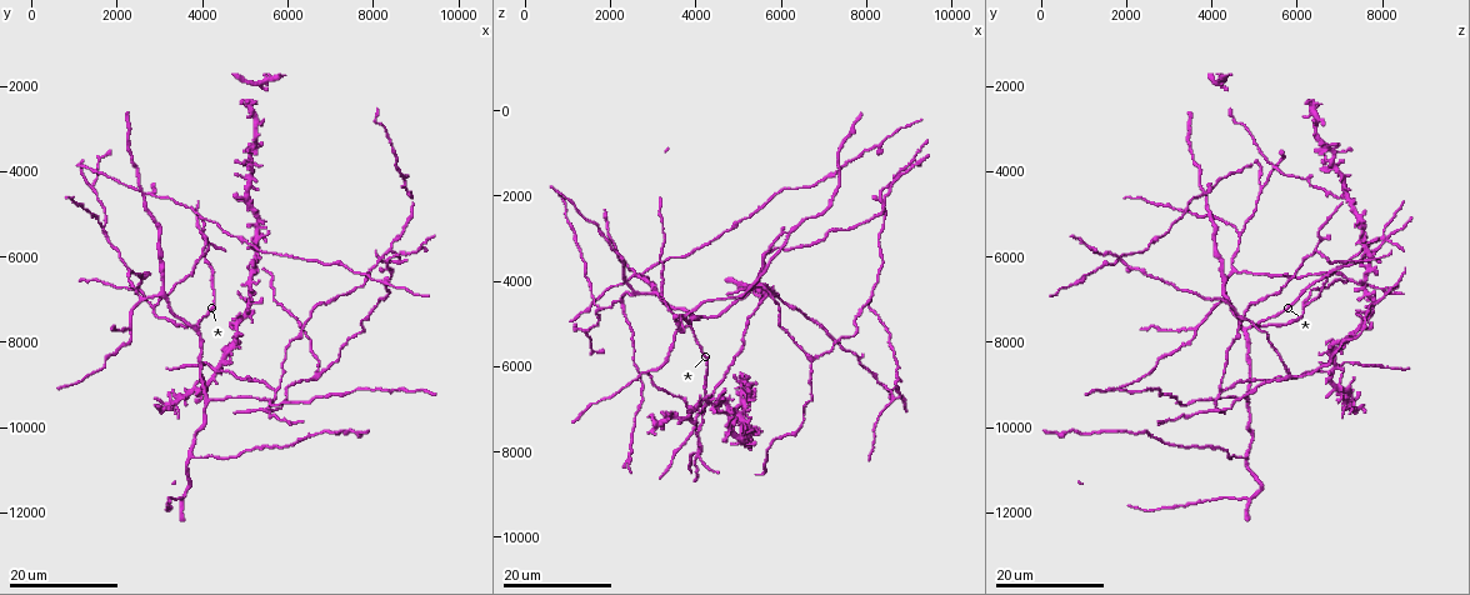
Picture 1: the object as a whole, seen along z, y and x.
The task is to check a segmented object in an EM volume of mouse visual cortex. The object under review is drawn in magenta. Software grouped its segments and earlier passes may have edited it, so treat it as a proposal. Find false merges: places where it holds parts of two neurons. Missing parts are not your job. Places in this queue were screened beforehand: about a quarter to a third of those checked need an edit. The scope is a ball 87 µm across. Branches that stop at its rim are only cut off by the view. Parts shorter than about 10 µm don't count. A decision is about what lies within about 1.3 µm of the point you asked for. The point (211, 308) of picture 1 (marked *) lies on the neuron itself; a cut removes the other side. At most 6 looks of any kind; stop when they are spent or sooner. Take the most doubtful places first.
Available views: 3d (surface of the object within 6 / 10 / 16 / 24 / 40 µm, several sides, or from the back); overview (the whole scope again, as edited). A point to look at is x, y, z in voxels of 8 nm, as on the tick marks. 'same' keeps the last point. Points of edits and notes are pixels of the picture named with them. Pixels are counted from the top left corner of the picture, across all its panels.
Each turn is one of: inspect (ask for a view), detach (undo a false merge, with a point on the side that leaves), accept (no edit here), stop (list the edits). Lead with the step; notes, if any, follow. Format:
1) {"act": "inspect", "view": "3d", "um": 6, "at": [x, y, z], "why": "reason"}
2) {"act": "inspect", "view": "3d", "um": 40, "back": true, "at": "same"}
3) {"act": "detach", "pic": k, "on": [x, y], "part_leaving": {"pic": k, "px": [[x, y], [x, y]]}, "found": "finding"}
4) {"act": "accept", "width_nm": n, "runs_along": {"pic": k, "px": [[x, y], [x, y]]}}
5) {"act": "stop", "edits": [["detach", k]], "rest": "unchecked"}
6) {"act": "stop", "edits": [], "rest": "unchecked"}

{"act": "inspect", "view": "3d", "um": 16, "at": [6750, 8750, 5900], "why": "a fork"}

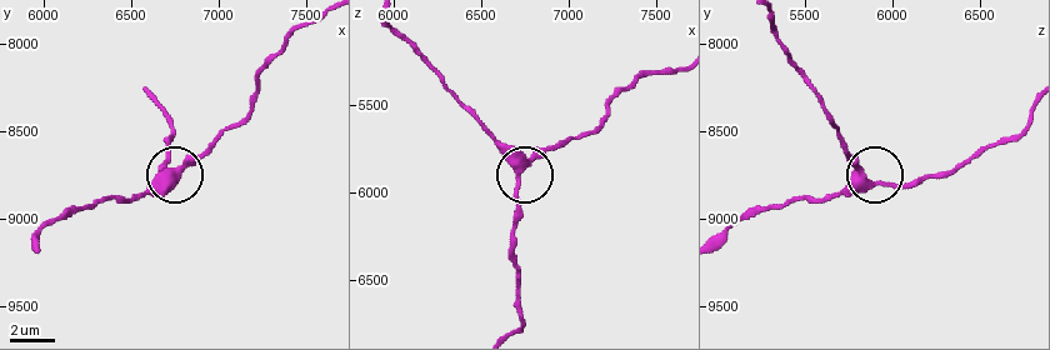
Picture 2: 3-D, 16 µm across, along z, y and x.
{"act": "inspect", "view": "3d", "um": 10, "at": [6720, 8800, 5860]}

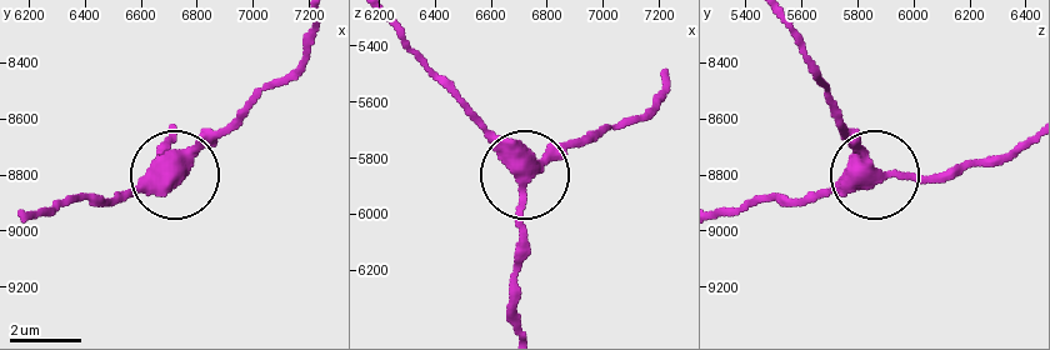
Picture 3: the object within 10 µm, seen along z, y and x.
{"act": "accept", "arms": 3, "runs_along": {"pic": 3, "px": [[388, 26], [519, 179], [523, 265]]}, "found": "all the same neuron"}

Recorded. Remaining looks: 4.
{"act": "inspect", "view": "3d", "um": 16, "at": [2350, 6300, 4550], "why": "small branch off a trunk"}

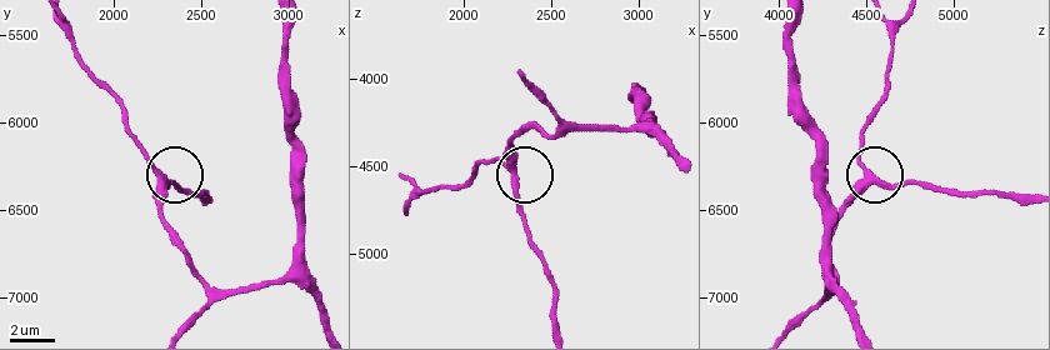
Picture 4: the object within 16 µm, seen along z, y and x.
{"act": "inspect", "view": "3d", "um": 10, "at": [2280, 6340, 4580]}

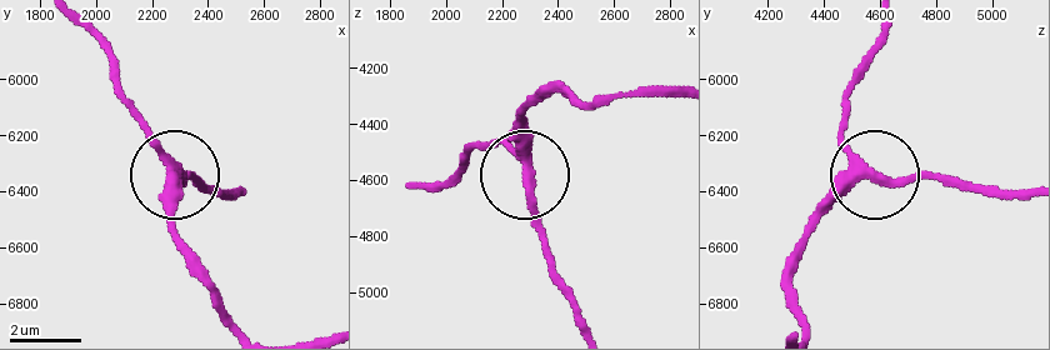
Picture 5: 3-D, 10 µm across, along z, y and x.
{"act": "accept", "width_nm": 250, "runs_along": {"pic": 5, "px": [[806, 323], [789, 260], [851, 188], [869, 176], [965, 179]]}, "found": "all the same neuron"}

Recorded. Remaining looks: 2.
{"act": "inspect", "view": "3d", "um": 24, "at": [8400, 5850, 6500], "why": "three-way junction"}

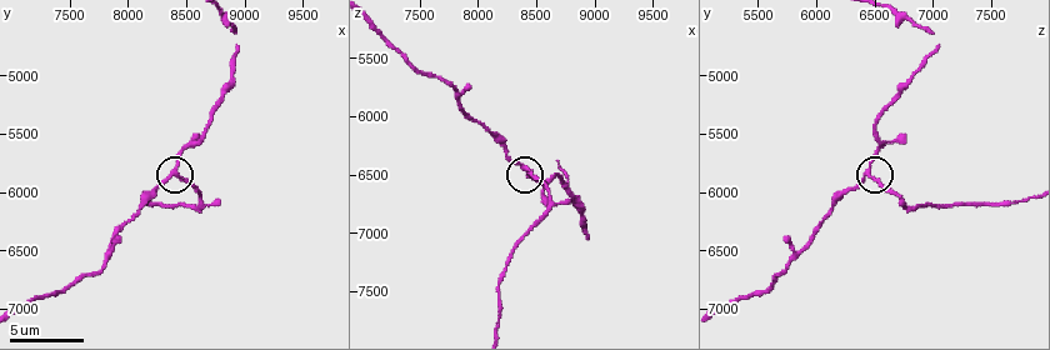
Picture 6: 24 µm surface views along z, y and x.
{"act": "inspect", "view": "3d", "um": 6, "at": [8380, 5800, 6440], "why": "closer look"}

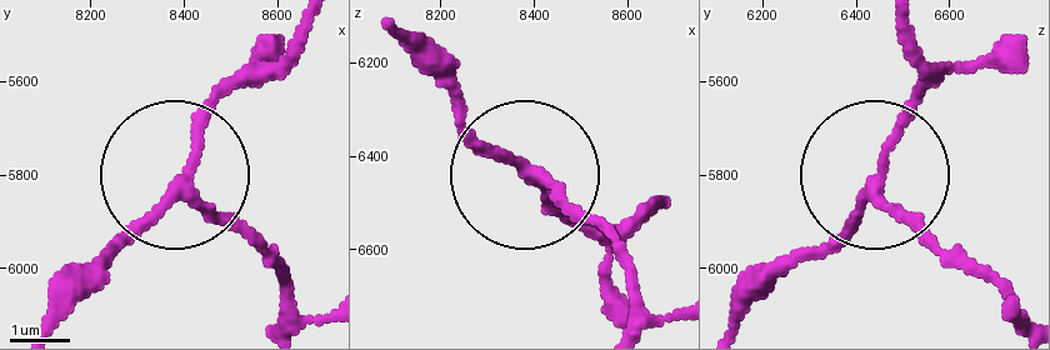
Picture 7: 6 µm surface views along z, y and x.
{"act": "accept", "arms": 3, "runs_along": {"pic": 7, "px": [[735, 329], [874, 185], [949, 265]]}, "found": "all the same neuron"}

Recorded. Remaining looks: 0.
{"act": "stop", "edits": [], "rest": "unchecked"}

